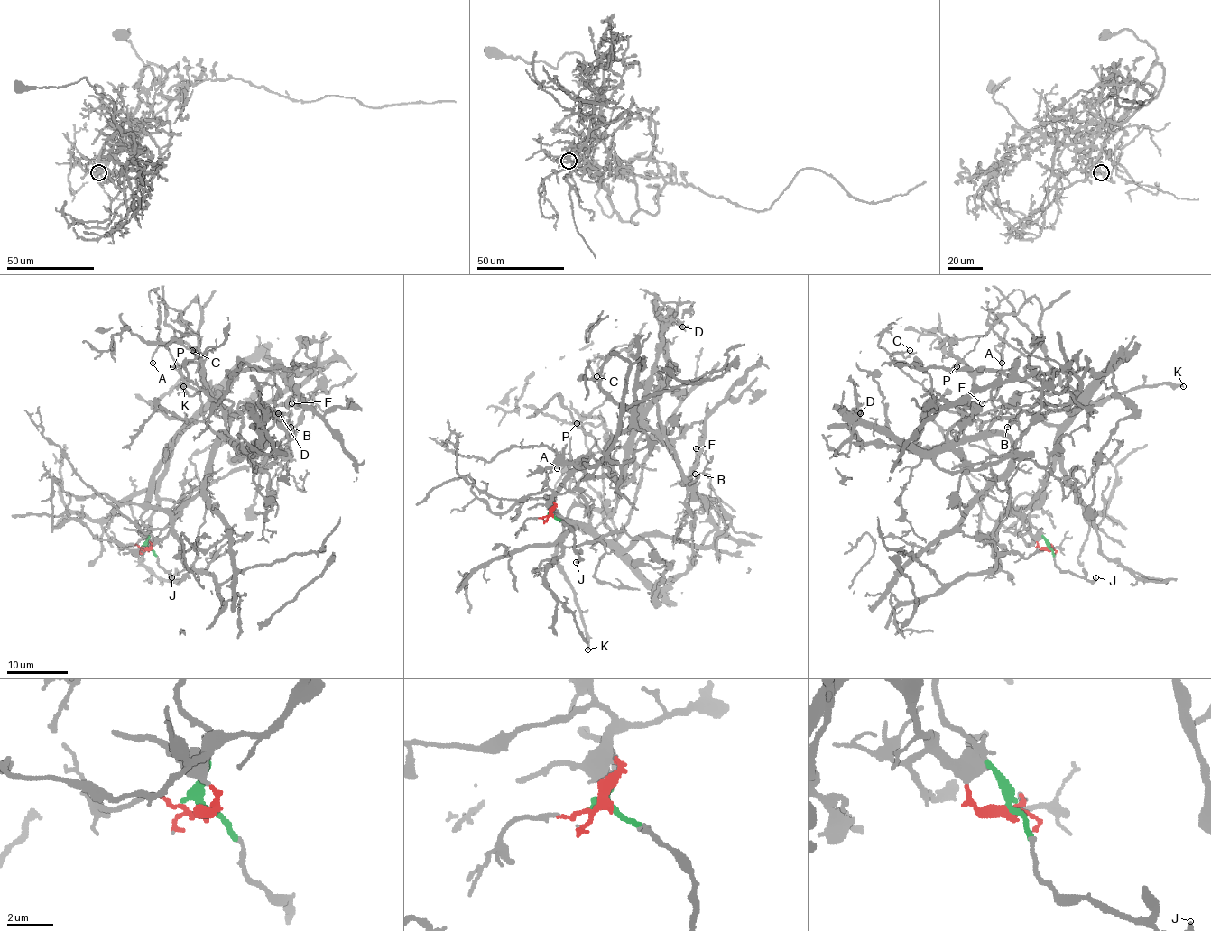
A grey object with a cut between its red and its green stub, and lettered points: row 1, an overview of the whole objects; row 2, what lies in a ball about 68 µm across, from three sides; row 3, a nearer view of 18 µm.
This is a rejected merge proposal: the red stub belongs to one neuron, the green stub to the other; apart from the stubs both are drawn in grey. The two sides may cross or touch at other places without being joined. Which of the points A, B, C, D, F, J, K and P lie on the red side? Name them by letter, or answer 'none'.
A, B, C, D, P

